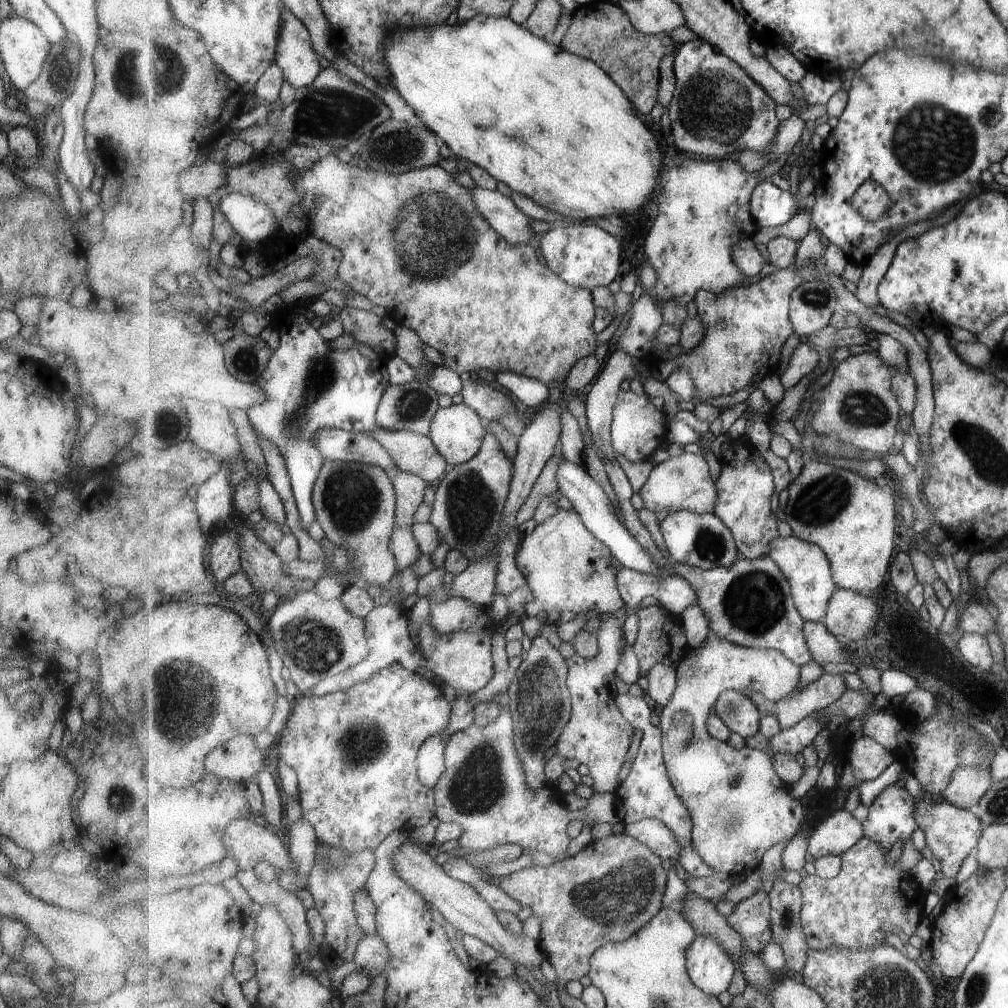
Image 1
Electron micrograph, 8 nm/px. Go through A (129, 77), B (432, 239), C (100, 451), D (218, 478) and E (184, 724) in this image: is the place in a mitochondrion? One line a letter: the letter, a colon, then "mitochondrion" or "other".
A: mitochondrion
B: mitochondrion
C: other
D: other
E: mitochondrion

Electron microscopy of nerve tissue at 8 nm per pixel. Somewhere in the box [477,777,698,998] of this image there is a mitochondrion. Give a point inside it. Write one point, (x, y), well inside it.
(615, 902)

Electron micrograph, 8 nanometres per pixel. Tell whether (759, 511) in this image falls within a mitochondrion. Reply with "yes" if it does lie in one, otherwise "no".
no

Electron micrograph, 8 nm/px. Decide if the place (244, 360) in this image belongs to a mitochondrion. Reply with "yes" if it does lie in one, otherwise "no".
yes

